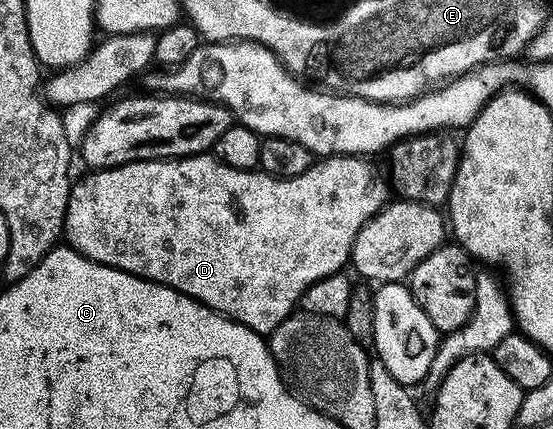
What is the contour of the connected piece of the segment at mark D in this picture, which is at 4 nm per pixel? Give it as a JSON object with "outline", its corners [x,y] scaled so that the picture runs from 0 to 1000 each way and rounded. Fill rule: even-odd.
{"outline":[[[389,361],[327,364],[309,373],[239,373],[212,392],[184,392],[161,399],[130,431],[130,450],[123,457],[123,487],[116,510],[116,548],[121,576],[132,578],[159,606],[188,615],[193,625],[212,625],[233,634],[259,653],[275,653],[280,662],[298,662],[376,718],[429,746],[438,760],[472,779],[488,779],[501,760],[537,725],[550,678],[568,657],[590,648],[597,639],[617,632],[631,613],[640,555],[647,555],[647,536],[662,527],[662,517],[676,499],[684,499],[696,476],[703,473],[705,438],[687,422],[687,410],[673,401],[664,371],[649,364],[604,364],[573,371],[553,396],[553,406],[539,406],[539,415],[508,420],[486,410],[476,396],[423,396],[423,387],[409,387]]]}

